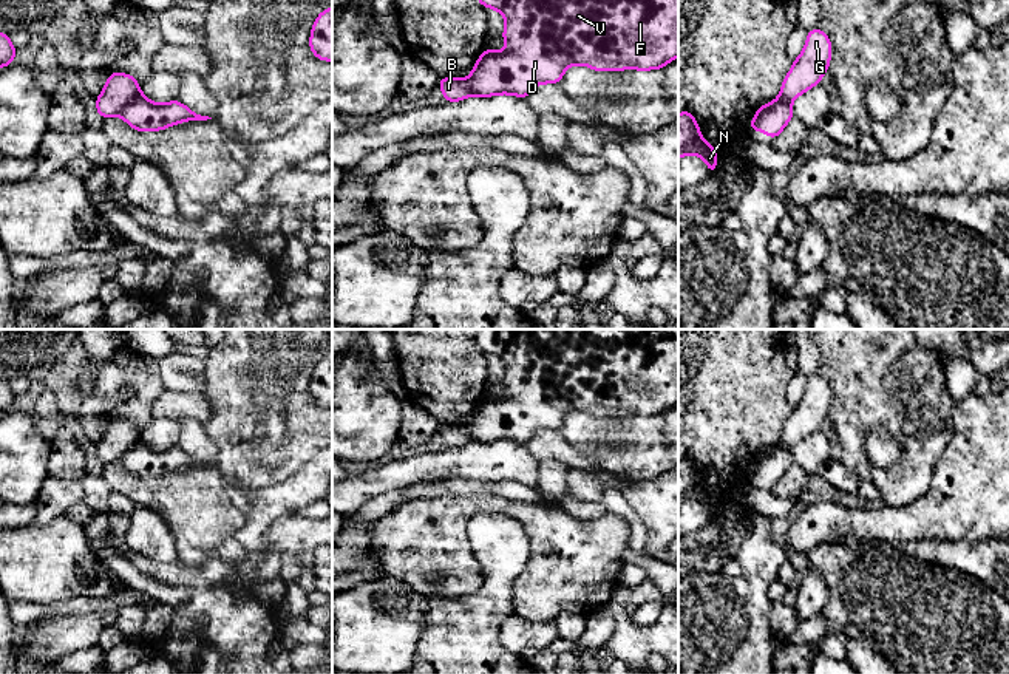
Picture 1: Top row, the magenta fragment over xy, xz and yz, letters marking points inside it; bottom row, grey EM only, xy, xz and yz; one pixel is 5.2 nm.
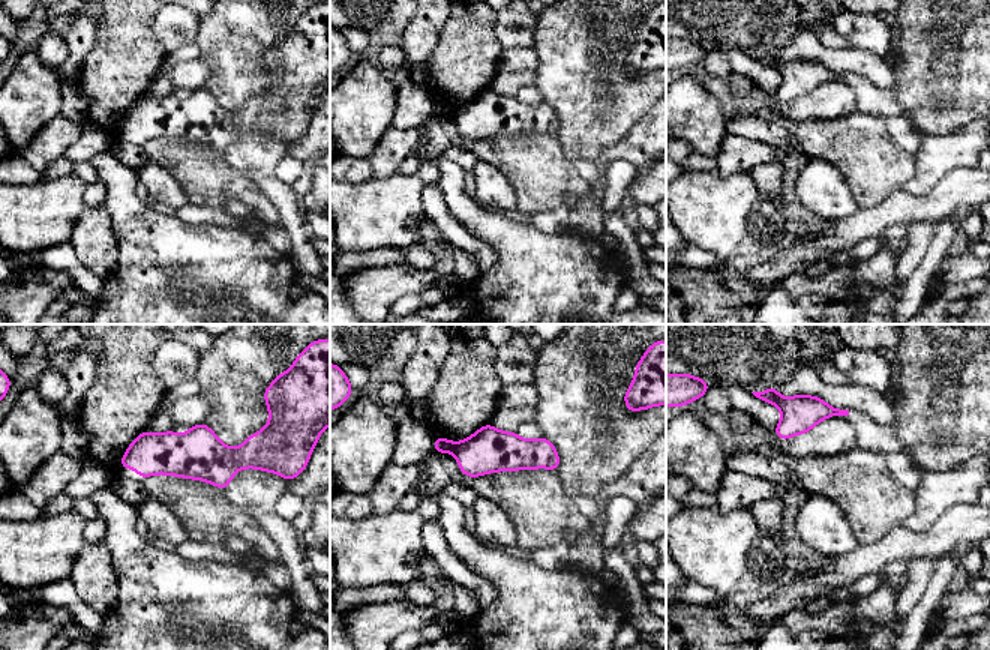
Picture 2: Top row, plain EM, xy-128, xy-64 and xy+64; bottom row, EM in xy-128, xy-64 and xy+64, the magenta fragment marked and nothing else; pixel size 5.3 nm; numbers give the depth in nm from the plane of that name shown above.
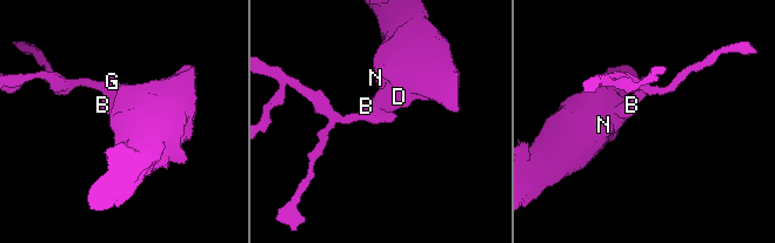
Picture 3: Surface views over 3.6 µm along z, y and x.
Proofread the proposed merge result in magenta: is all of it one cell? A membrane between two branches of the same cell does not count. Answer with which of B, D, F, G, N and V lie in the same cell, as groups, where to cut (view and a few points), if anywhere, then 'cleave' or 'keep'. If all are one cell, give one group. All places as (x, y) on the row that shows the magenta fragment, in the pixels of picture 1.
B G / D F N V | xy (139, 91), (119, 113) | cleave

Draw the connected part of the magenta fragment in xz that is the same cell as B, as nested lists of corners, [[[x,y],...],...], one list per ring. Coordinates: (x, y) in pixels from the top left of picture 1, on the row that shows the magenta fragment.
[[[440,77],[437,85],[447,102],[459,102],[473,96],[465,79]]]

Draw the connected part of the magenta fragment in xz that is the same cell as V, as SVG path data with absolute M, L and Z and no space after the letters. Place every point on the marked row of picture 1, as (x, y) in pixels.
M477 0L505 17L505 51L488 46L465 79L473 96L513 94L525 99L538 83L559 85L570 65L586 65L595 71L657 70L678 56L678 0Z

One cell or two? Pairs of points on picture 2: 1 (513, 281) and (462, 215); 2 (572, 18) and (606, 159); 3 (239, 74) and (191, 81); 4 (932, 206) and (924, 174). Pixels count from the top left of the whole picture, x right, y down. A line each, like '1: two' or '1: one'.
1: one
2: two
3: two
4: two

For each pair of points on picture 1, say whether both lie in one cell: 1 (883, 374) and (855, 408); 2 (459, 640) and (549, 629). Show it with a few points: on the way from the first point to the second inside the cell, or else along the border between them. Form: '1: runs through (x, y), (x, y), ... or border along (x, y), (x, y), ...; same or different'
1: runs through (875, 382), (859, 401); same
2: border along (510, 612), (499, 629), (499, 642), (521, 657); different

